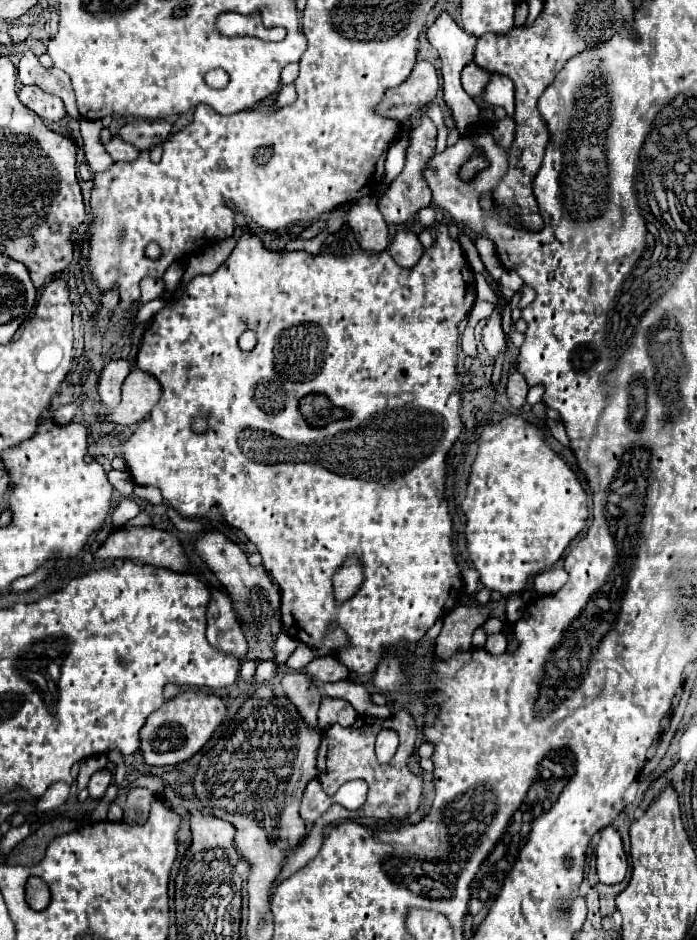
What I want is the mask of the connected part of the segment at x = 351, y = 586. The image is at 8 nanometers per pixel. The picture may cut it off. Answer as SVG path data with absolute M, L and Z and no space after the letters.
M347 557L345 565L341 565L341 569L337 569L337 573L333 575L333 593L335 593L335 601L344 602L353 597L363 581L363 569L361 569L361 561L357 561L357 557Z

